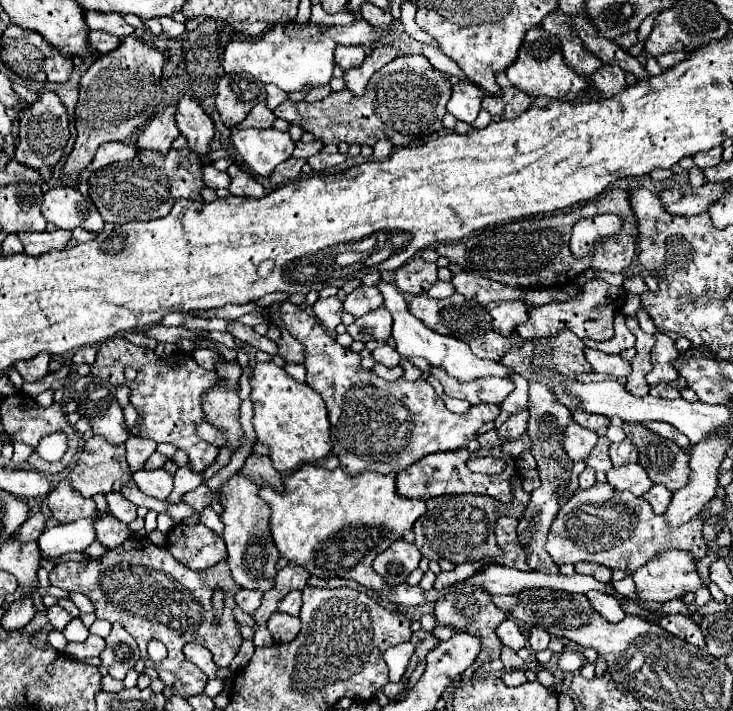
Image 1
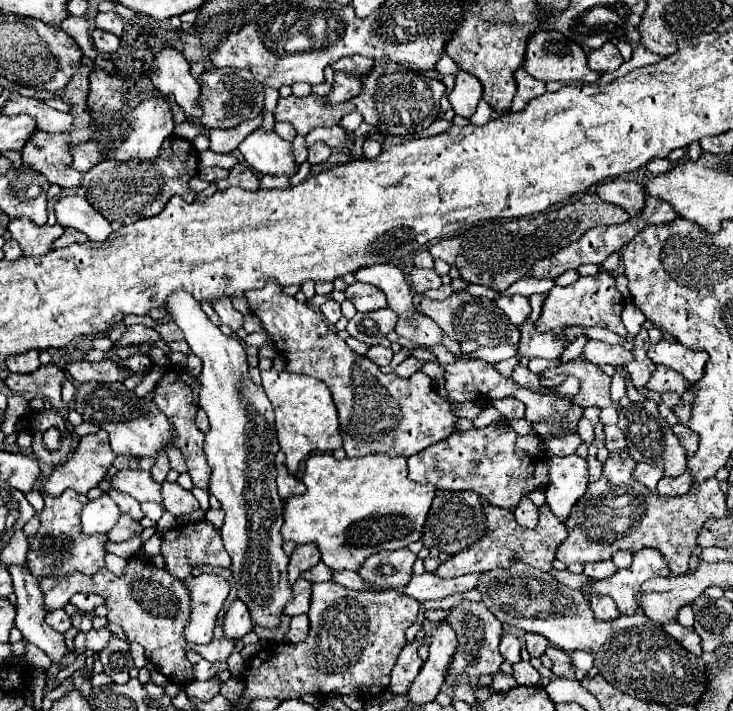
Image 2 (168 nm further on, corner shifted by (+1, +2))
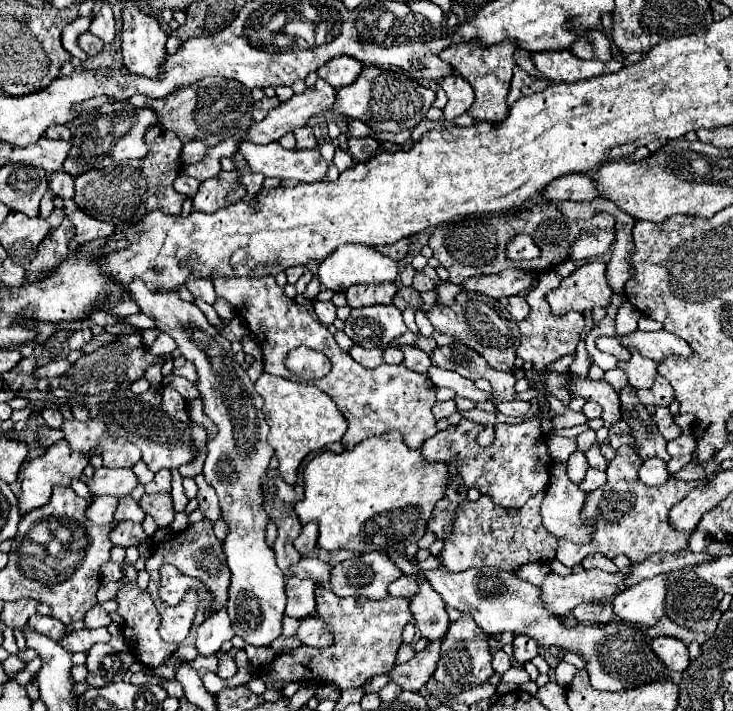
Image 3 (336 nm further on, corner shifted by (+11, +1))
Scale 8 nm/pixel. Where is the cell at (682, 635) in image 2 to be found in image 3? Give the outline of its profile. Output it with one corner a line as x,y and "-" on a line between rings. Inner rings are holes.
656,637
650,647
660,657
660,661
666,665
666,669
670,669
670,671
682,673
690,665
688,647
684,643
680,643
680,639

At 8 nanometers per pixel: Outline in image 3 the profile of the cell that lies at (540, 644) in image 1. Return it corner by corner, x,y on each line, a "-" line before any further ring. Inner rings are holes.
516,635
516,639
514,639
514,661
516,663
520,663
520,665
524,665
526,661
530,661
530,659
534,659
536,655
538,655
538,643
532,639
532,637
528,637
528,635

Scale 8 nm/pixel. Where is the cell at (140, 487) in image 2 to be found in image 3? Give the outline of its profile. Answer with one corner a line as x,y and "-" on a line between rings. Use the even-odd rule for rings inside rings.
100,467
94,471
94,477
88,479
88,489
92,495
114,495
126,497
138,485
138,477
132,469
106,469

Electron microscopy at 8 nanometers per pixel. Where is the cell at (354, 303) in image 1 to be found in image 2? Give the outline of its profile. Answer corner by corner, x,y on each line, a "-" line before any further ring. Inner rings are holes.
362,282
350,284
346,288
346,298
356,306
358,312
372,312
386,306
386,296
382,294
382,290

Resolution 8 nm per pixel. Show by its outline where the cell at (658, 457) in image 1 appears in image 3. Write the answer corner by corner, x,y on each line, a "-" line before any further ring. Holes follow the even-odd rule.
624,385
620,391
620,399
622,399
622,419
634,431
638,455
644,461
652,459
652,457
660,457
660,459
668,461
670,459
670,455
666,451
668,441
658,433
656,423
654,423
652,415
648,413
648,409
642,403
638,403
636,389
630,385

